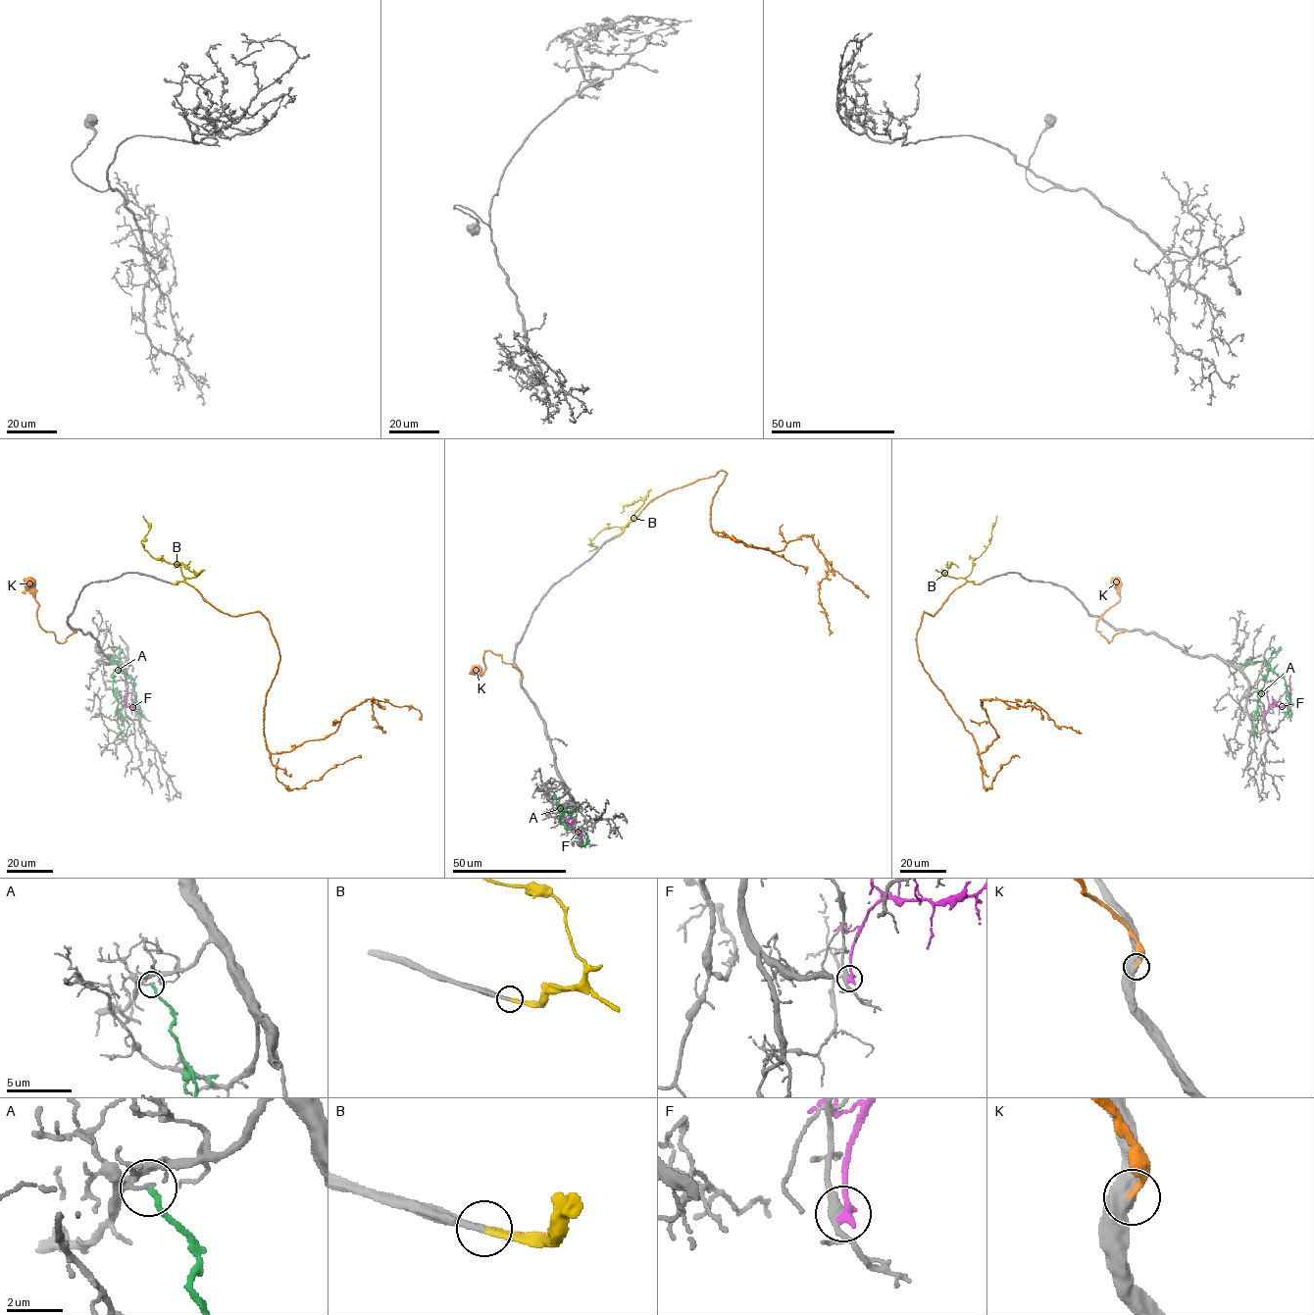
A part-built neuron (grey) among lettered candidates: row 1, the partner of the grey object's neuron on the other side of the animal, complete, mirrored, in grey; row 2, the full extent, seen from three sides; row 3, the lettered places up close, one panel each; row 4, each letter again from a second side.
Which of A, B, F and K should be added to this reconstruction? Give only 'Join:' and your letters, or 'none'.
Join: B, K

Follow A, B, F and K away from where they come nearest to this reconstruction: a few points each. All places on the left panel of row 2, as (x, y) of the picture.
A: (104, 662), (117, 660), (119, 666), (113, 687), (128, 725), (126, 741)
B: (171, 583), (183, 580), (180, 568), (154, 559), (144, 548), (140, 541), (149, 529), (142, 515)
F: (120, 720), (118, 712), (124, 706), (133, 705), (131, 697), (136, 676)
K: (75, 631), (56, 639), (195, 588), (269, 622), (271, 752), (326, 737), (368, 699), (382, 733)

